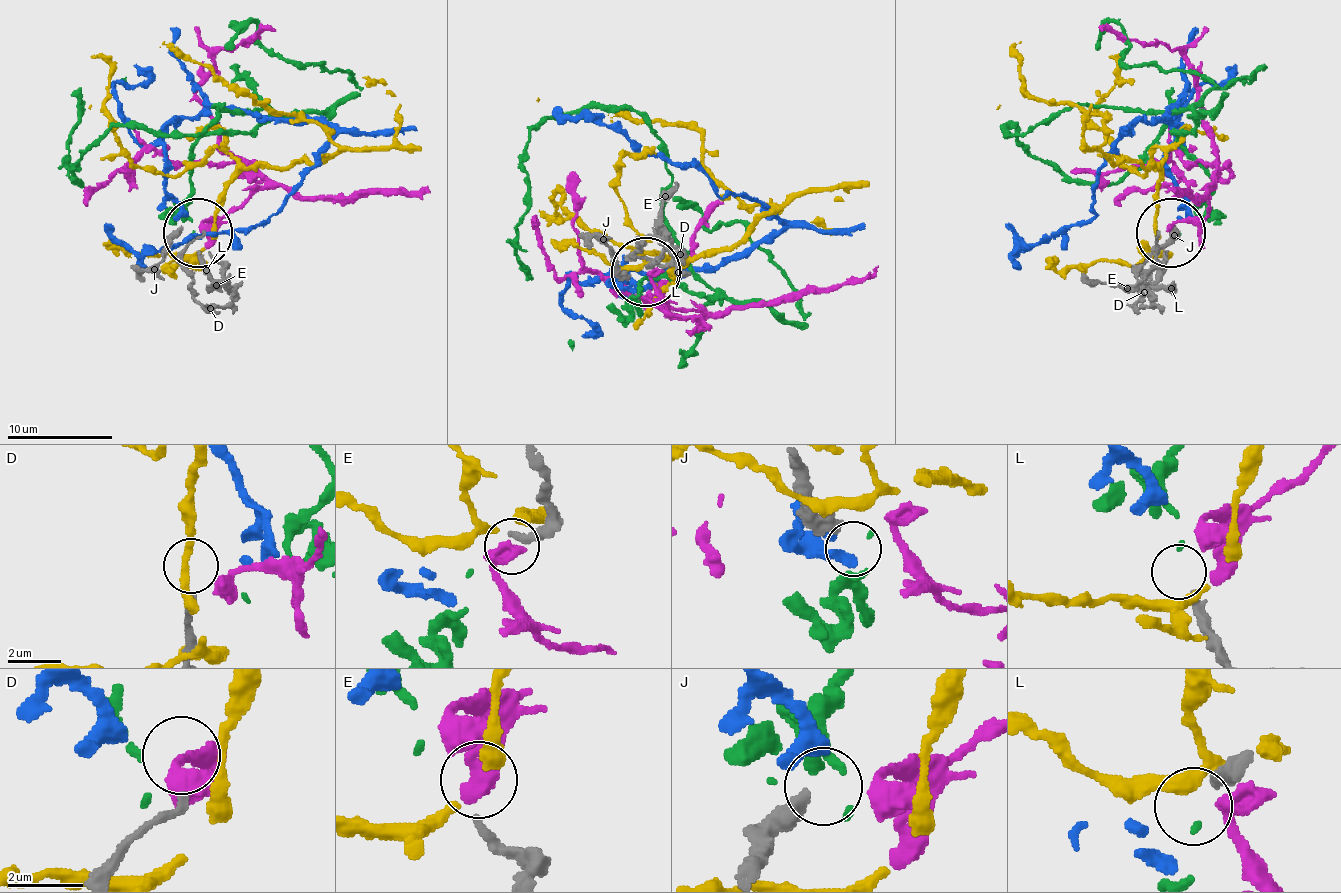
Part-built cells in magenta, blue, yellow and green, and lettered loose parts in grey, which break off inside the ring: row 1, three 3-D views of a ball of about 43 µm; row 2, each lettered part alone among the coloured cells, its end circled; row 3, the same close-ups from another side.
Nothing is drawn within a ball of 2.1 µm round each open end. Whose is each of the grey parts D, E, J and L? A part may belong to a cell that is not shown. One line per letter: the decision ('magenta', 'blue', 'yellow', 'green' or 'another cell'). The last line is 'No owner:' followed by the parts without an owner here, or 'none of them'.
D: another cell
E: magenta
J: blue
L: green
No owner: D

